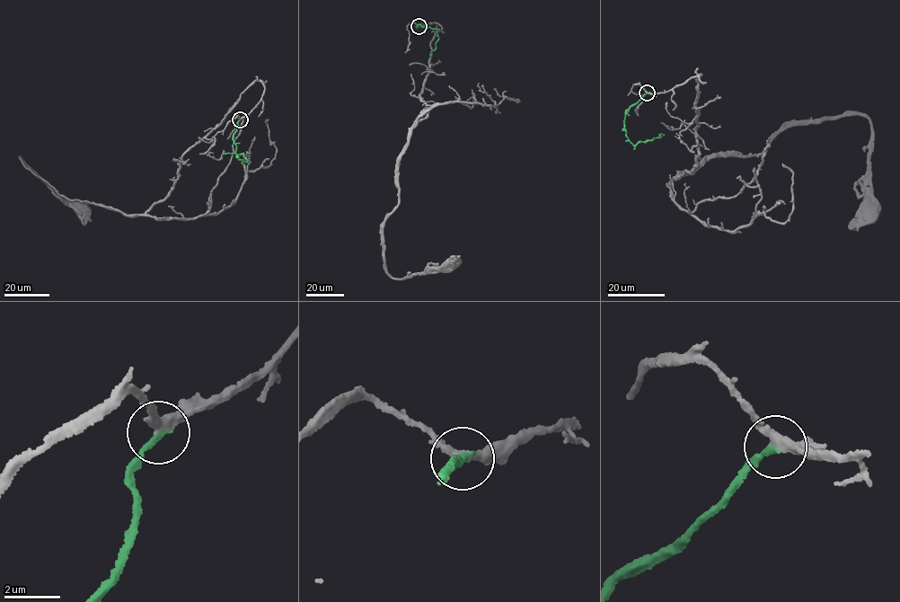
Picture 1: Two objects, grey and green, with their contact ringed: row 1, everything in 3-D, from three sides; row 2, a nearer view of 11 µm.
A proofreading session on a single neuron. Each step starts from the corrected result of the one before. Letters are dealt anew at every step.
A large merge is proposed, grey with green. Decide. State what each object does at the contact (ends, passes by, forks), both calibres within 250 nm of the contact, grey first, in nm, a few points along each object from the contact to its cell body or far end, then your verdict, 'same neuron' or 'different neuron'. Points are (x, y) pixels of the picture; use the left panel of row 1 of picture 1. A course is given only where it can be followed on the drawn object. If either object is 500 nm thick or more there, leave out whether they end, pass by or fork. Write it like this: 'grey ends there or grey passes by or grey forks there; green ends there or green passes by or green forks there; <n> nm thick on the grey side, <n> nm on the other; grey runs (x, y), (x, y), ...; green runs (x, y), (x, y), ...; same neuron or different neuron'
grey passes by; green ends there; 320 nm thick on the grey side, 240 nm on the other; grey runs (240, 119), (260, 101), (260, 80), (182, 155), (166, 197), (137, 216), (66, 198), (20, 157), (83, 209); green runs (240, 119), (233, 139), (235, 154), (247, 162), (243, 154), (223, 154); same neuron

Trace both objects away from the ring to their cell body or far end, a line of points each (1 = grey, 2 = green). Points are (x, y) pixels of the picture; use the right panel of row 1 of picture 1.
1: (646, 92), (701, 75), (698, 157), (679, 175), (861, 114), (866, 215)
2: (646, 92), (626, 111), (624, 128), (627, 138), (632, 145), (660, 137), (660, 134), (665, 135)

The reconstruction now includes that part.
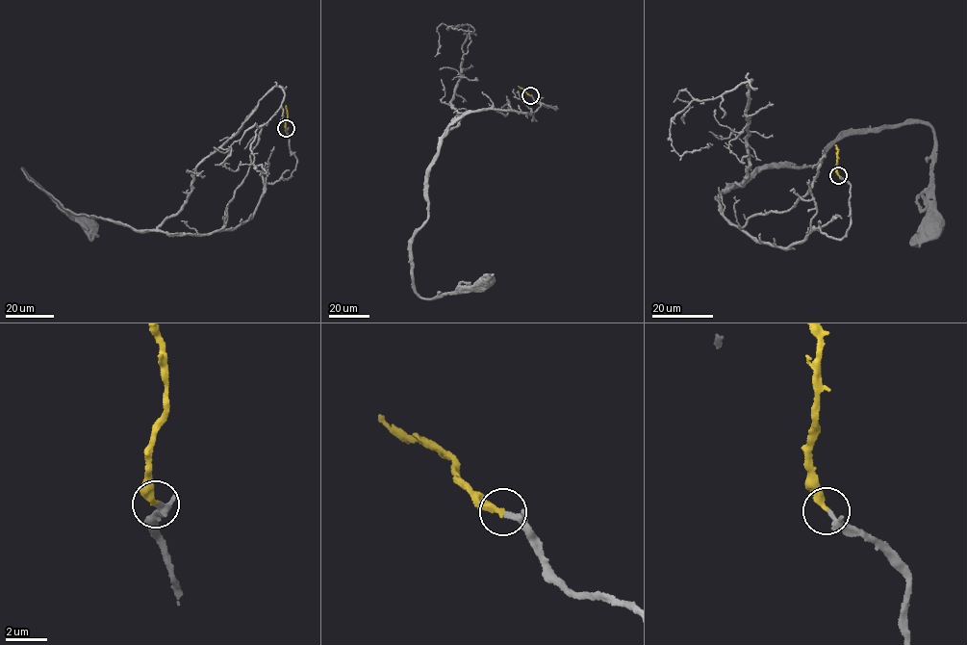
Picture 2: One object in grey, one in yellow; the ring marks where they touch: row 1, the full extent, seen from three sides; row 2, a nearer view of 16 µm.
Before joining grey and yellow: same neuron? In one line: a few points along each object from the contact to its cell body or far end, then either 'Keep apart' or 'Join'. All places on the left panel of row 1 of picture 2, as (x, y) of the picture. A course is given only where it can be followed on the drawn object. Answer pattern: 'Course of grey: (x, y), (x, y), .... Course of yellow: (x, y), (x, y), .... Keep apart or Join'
Course of grey: (286, 128), (297, 160), (292, 175), (266, 185), (252, 217), (195, 236), (71, 212), (22, 168), (89, 224). Course of yellow: (286, 128), (286, 106). Join

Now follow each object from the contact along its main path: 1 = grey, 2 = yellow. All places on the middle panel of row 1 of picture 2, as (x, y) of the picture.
1: (530, 95), (557, 108), (465, 115), (428, 174), (427, 219), (411, 246), (416, 293), (431, 299), (486, 280)
2: (530, 95), (518, 86)

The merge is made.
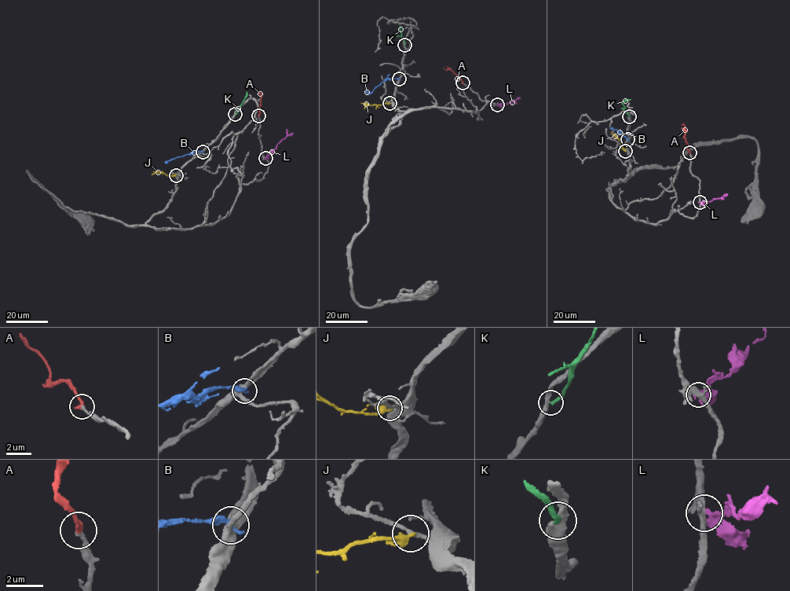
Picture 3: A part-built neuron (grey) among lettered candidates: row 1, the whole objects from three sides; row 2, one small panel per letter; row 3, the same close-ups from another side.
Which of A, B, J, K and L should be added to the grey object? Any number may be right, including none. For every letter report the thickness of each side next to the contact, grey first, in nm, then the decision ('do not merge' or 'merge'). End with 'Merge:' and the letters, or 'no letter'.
A: 240/320 nm | merge
B: 400/300 nm | do not merge
J: 170/320 nm | do not merge
K: 380/200 nm | merge
L: 280/280 nm | do not merge
Merge: A, K

